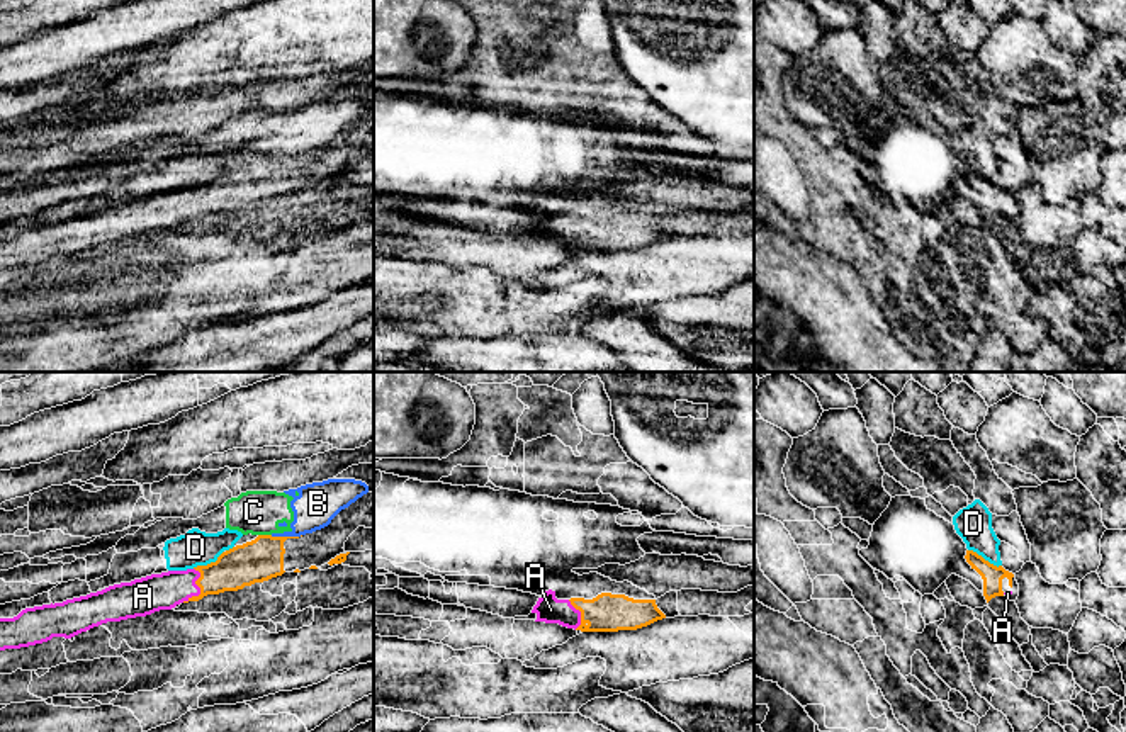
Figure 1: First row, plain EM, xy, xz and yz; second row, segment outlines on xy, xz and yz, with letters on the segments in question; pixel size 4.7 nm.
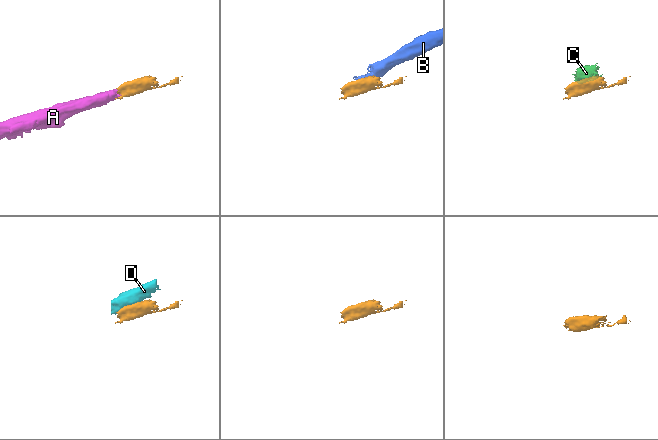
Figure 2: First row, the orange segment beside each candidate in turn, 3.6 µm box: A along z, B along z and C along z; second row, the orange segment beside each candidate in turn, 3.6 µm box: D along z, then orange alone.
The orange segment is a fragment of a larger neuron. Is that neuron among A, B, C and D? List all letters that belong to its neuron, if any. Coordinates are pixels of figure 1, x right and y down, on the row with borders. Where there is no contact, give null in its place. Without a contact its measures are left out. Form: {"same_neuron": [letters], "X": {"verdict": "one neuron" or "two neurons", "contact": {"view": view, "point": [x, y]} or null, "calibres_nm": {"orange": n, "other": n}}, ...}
{"same_neuron": ["A"], "A": {"verdict": "one neuron", "contact": {"view": "xy", "point": [201, 590]}, "calibres_nm": {"orange": 190, "other": 180}}, "B": {"verdict": "two neurons", "contact": {"view": "xy", "point": [286, 537]}, "calibres_nm": {"orange": 200, "other": 200}}, "C": {"verdict": "two neurons", "contact": {"view": "xy", "point": [265, 535]}, "calibres_nm": {"orange": 200, "other": 200}}, "D": {"verdict": "two neurons", "contact": {"view": "yz", "point": [984, 559]}, "calibres_nm": {"orange": 100, "other": 180}}}

